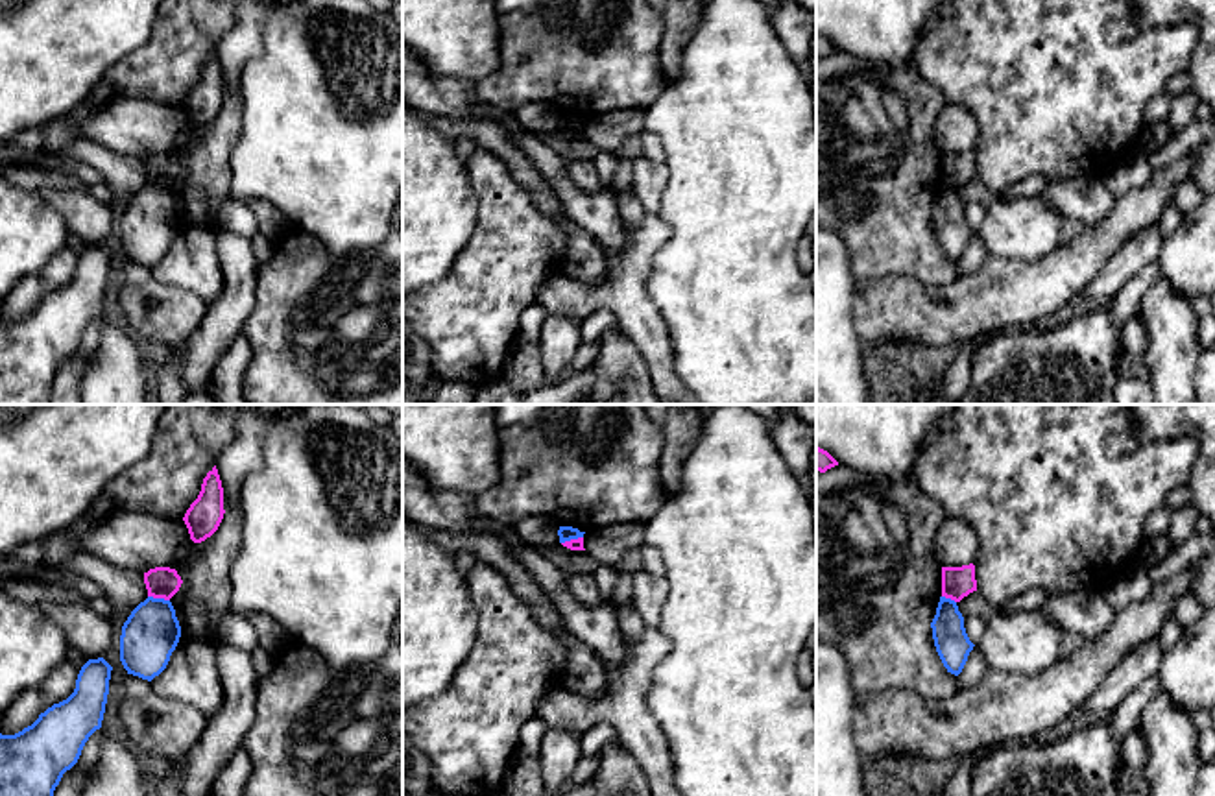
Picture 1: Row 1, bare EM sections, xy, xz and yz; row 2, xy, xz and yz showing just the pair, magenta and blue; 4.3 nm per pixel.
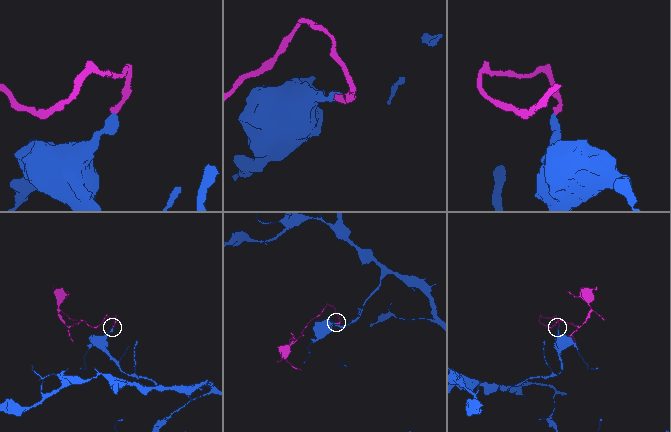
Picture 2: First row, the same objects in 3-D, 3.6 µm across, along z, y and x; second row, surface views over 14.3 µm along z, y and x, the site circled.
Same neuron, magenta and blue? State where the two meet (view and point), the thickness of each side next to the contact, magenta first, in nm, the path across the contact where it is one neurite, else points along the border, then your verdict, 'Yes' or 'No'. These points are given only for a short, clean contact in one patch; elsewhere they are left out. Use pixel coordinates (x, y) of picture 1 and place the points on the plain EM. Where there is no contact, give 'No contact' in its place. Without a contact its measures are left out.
Touches magenta at xy (159, 183). Thickness 140 nm (magenta) against 240 nm. Boundary: xy (148, 181), (168, 187). No

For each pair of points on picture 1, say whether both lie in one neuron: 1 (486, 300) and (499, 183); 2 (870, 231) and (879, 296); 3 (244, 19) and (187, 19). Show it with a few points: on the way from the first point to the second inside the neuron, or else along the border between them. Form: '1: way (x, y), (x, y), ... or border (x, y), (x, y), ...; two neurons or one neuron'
1: way (501, 270), (501, 213); one neuron
2: border (920, 279), (892, 276), (861, 277), (857, 281); two neurons
3: border (235, 19), (235, 24), (215, 50); two neurons

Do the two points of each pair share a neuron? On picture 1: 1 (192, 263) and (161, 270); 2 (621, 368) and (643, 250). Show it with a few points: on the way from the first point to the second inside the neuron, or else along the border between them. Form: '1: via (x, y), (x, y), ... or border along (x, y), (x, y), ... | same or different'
1: via (185, 265), (168, 270) | same
2: border along (617, 325), (650, 373) | different

